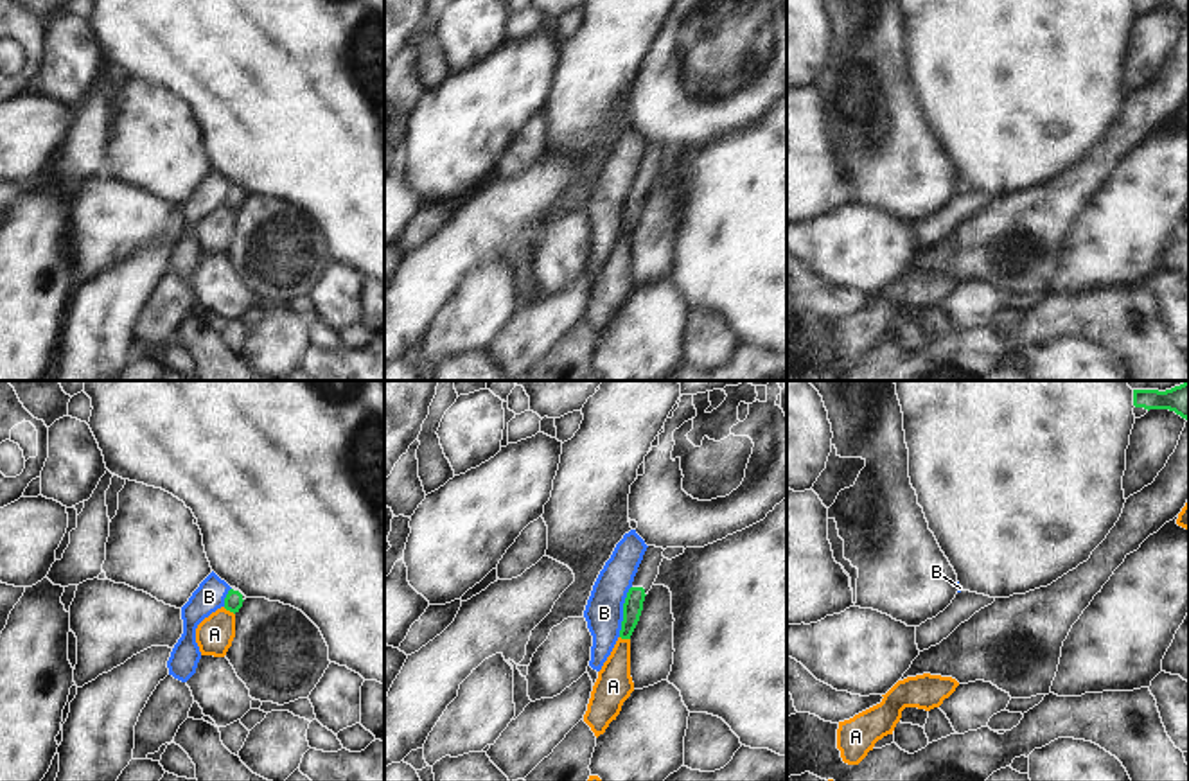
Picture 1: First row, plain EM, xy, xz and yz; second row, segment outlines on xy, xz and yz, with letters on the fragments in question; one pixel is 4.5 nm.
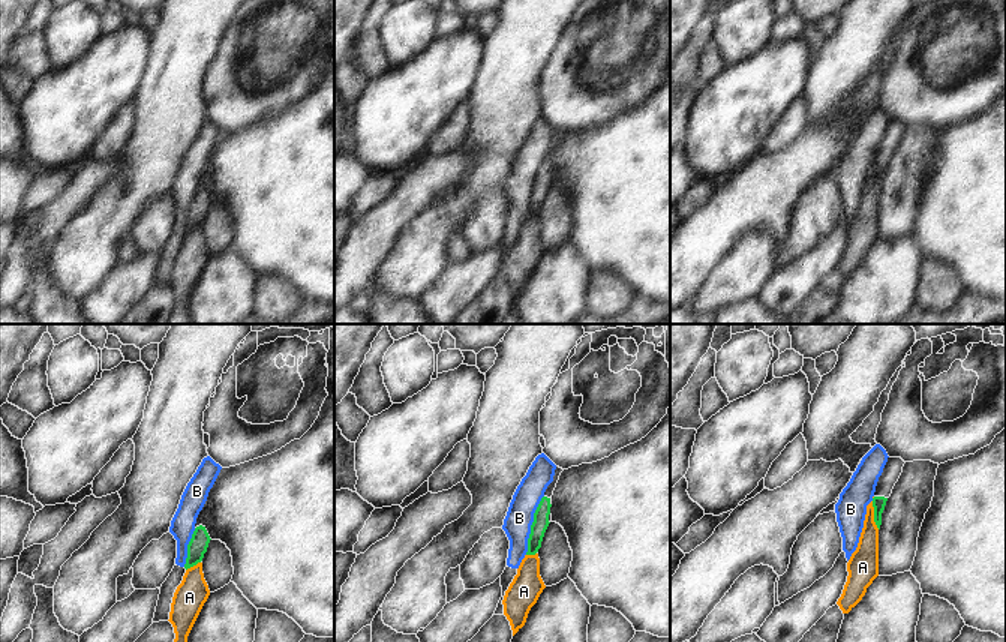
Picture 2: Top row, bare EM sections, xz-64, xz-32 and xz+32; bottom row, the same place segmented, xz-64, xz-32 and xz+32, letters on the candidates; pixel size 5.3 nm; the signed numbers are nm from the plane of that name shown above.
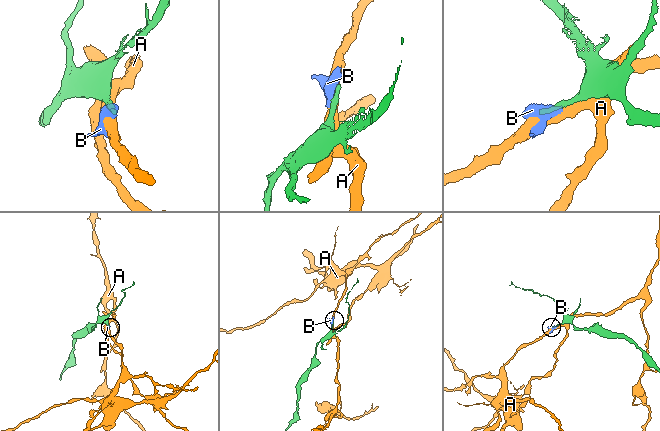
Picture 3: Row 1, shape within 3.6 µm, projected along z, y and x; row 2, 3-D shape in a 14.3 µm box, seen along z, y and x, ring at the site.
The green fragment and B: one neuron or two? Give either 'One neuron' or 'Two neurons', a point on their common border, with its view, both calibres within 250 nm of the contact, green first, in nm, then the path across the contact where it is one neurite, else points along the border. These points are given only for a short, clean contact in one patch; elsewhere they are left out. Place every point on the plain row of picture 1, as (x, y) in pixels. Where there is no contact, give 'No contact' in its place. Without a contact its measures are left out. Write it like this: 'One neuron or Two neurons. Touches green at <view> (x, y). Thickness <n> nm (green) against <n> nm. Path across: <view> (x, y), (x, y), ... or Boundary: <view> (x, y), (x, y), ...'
Two neurons. Touches green at xz (624, 209). Thickness 90 nm (green) against 180 nm. Boundary: xz (631, 184), (618, 234).

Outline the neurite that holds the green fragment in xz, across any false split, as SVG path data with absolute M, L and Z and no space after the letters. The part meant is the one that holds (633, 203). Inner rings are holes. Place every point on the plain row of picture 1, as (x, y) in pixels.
M648 144L643 153L643 158L634 174L632 185L629 187L623 201L623 219L620 228L621 237L630 237L639 219L645 194L648 192L648 189L652 187L659 172L659 163L665 156L663 149L665 149L663 145Z

